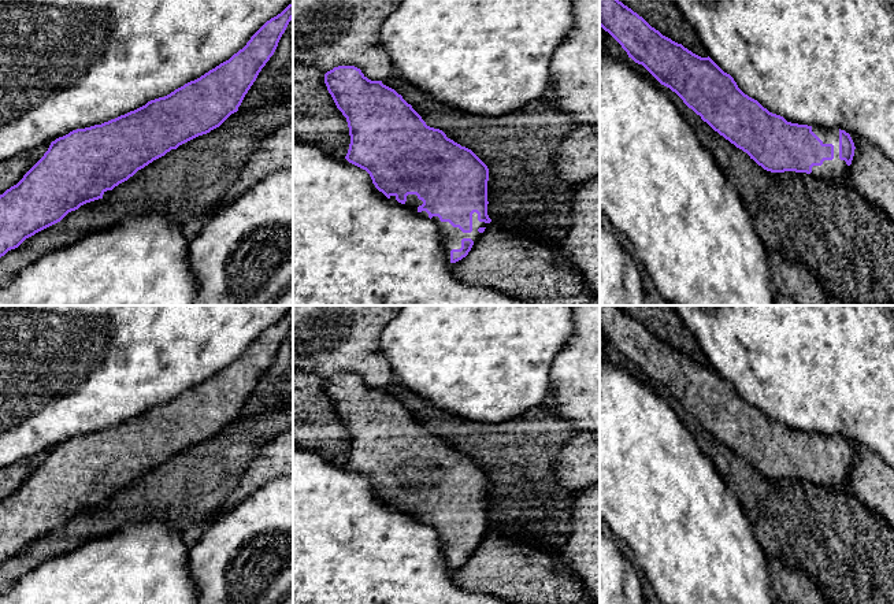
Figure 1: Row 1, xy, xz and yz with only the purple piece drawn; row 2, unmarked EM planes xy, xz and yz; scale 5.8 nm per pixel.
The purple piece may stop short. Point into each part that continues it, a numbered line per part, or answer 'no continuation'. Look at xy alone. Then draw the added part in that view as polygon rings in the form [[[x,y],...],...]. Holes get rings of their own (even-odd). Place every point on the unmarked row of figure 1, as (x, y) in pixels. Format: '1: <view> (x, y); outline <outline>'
no continuation

